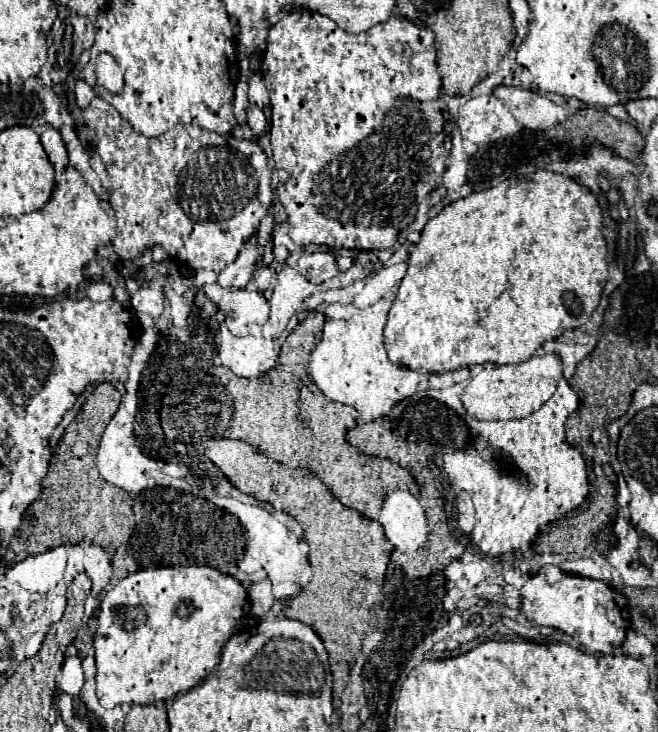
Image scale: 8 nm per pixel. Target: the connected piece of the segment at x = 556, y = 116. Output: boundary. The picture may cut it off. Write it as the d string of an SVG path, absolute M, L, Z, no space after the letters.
M499 86L495 94L507 104L515 120L527 130L547 130L561 124L567 118L567 110L551 102L545 94L537 94L525 88Z

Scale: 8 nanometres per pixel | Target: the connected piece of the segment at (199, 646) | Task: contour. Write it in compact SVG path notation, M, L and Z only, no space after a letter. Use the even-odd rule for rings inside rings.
M159 566L159 568L141 568L137 572L131 572L123 578L117 580L117 584L113 584L101 598L99 602L99 612L97 612L97 632L93 636L93 648L95 648L95 654L93 656L93 680L87 678L85 684L93 684L93 692L97 692L97 700L103 708L113 708L113 706L119 706L119 704L151 704L151 702L159 702L159 700L167 700L179 692L187 692L189 688L193 688L195 684L199 684L203 678L207 678L219 664L219 656L221 656L221 650L227 642L227 638L230 638L234 628L240 625L240 621L244 617L243 607L248 602L247 592L243 588L241 582L232 576L227 574L221 574L219 570L211 568L211 566ZM179 604L185 604L185 610L187 614L177 614L175 608Z

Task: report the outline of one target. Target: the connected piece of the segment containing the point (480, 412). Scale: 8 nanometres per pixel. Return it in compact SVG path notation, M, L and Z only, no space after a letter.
M555 354L531 356L519 364L481 364L469 368L471 376L461 392L461 402L467 416L473 420L511 420L525 418L555 392L557 380L561 380L561 360Z

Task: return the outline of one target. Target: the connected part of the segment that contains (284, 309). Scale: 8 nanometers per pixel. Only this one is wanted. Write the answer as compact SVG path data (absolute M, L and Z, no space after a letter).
M281 268L277 272L277 284L271 294L271 312L269 312L269 320L263 334L273 338L273 324L275 324L273 320L289 320L289 314L295 312L295 308L303 302L303 298L307 298L309 294L317 290L327 290L337 286L339 286L339 274L327 282L311 284L297 270Z

